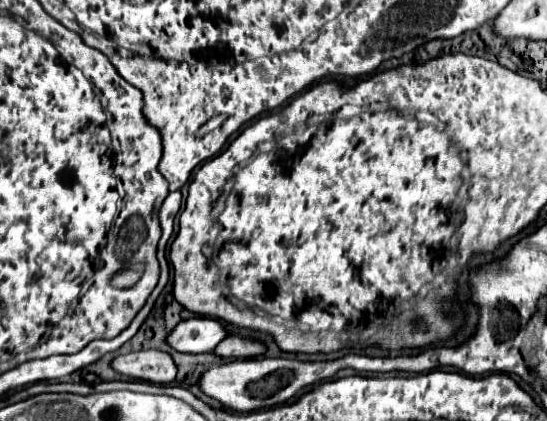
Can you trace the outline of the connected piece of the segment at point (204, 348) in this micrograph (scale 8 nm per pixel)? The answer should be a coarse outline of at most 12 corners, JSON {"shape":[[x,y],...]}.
{"shape":[[213,318],[179,322],[165,342],[187,354],[211,352],[225,328]]}

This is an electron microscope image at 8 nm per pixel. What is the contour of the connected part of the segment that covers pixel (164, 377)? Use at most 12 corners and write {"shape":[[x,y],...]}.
{"shape":[[159,350],[115,356],[123,376],[169,384],[177,374],[171,356]]}

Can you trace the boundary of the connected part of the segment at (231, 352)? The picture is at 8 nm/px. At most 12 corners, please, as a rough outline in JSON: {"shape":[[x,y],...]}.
{"shape":[[229,336],[213,350],[219,358],[253,358],[261,342]]}

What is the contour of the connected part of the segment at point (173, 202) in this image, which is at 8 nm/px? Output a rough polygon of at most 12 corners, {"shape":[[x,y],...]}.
{"shape":[[169,192],[159,208],[163,236],[159,250],[165,250],[173,234],[173,222],[181,208],[181,192]]}

